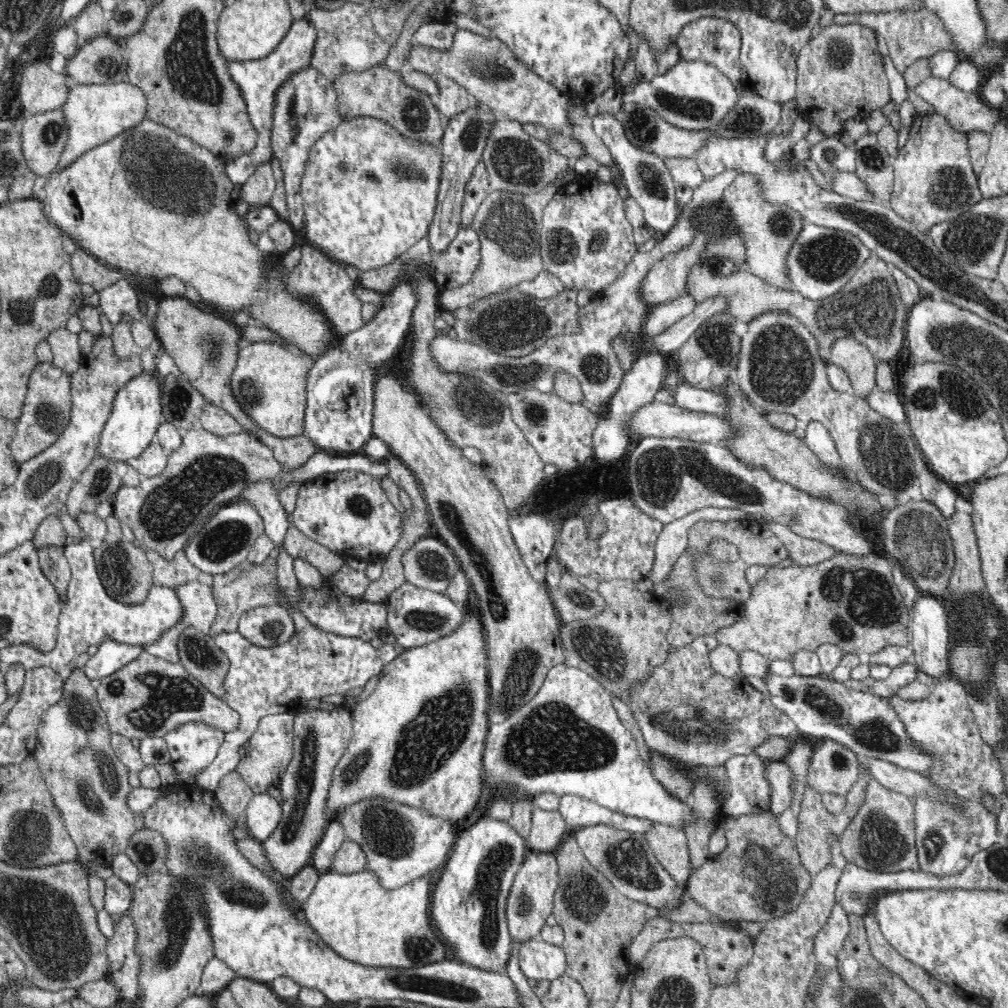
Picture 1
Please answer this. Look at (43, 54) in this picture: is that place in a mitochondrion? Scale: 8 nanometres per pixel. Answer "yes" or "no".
no

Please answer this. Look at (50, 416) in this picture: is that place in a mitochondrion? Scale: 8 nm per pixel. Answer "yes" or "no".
yes

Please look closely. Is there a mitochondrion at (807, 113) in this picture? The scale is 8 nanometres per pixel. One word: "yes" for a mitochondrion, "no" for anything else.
no

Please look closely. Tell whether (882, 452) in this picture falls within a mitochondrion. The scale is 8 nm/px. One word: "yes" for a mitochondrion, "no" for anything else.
yes

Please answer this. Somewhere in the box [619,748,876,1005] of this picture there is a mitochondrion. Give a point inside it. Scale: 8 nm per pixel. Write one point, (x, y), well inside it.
(775, 885)

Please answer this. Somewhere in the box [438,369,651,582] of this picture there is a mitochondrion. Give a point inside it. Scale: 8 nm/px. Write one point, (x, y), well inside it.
(604, 482)

